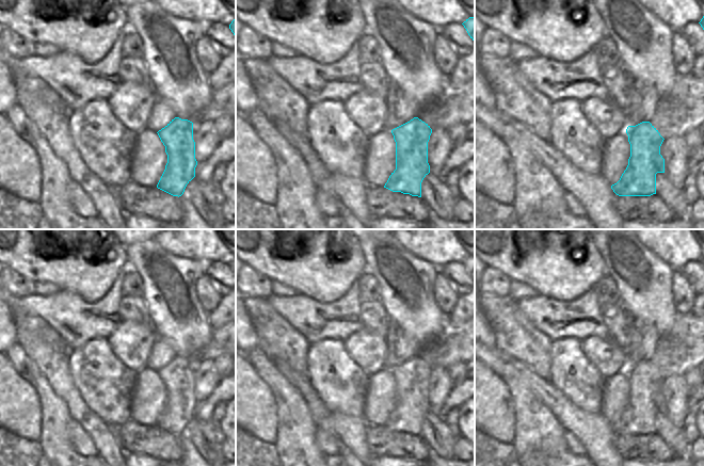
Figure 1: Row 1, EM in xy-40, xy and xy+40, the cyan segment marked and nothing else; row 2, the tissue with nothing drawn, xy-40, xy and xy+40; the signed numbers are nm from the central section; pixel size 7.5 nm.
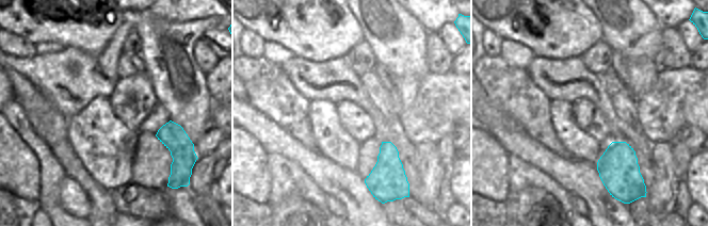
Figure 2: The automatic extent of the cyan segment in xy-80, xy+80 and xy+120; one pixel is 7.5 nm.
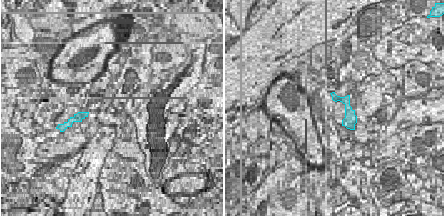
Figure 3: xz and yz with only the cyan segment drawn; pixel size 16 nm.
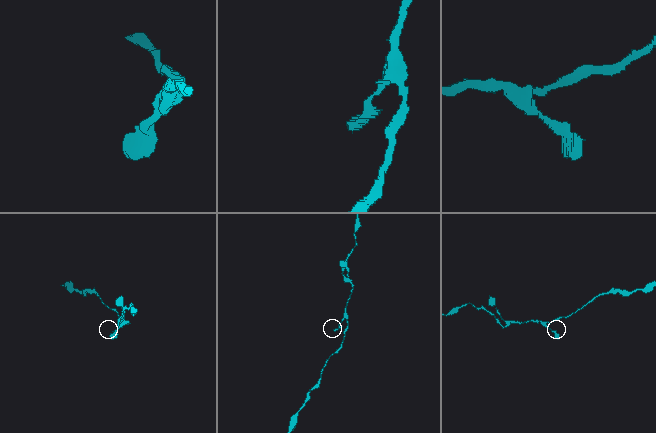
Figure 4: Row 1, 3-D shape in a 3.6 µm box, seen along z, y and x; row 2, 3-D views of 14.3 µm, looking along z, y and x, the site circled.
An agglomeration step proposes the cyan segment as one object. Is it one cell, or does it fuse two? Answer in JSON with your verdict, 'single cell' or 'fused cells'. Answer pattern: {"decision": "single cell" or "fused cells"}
{"decision": "single cell"}

